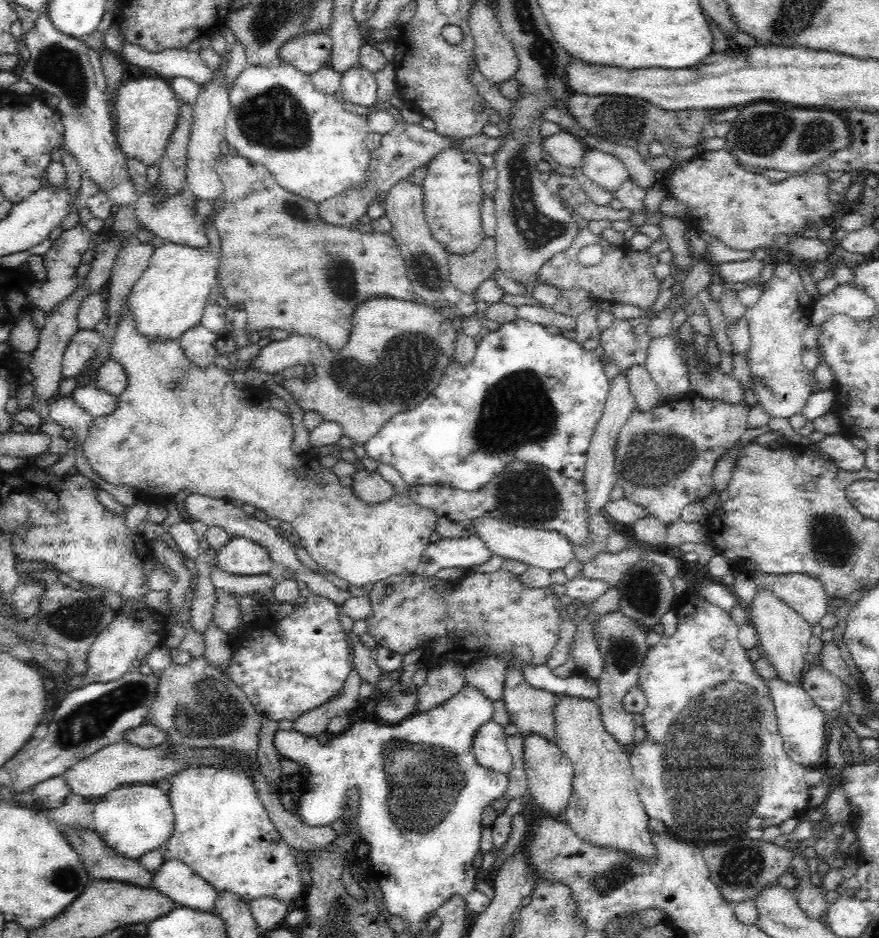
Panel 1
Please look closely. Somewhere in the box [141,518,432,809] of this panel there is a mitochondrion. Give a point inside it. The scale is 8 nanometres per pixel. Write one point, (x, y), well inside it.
(211, 711)

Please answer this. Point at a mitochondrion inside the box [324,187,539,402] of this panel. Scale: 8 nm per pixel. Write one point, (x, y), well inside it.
(426, 269)

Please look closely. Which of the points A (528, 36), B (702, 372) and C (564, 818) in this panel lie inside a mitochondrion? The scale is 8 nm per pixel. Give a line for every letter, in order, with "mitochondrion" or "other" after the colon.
A: mitochondrion
B: mitochondrion
C: other

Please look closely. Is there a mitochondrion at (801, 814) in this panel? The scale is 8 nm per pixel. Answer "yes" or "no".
no

